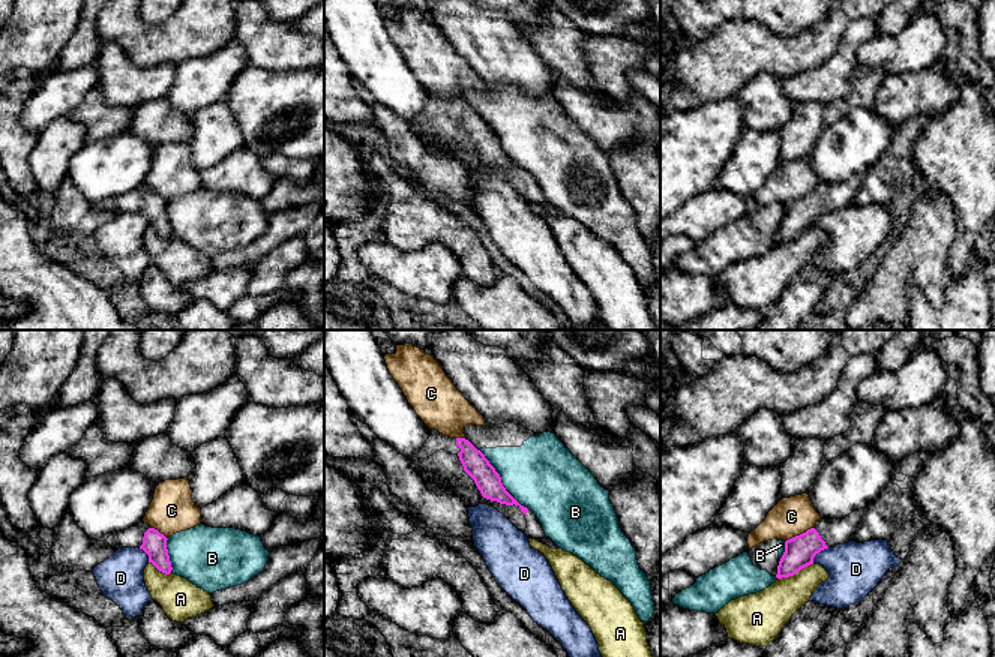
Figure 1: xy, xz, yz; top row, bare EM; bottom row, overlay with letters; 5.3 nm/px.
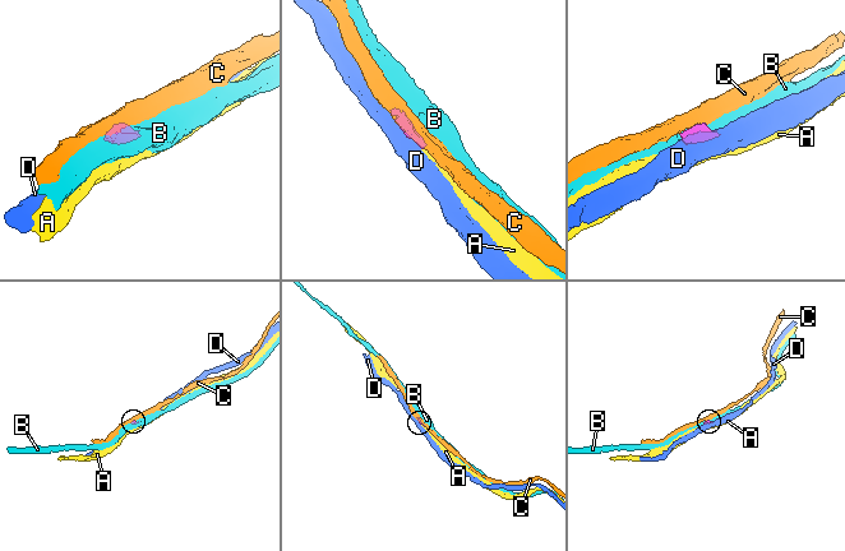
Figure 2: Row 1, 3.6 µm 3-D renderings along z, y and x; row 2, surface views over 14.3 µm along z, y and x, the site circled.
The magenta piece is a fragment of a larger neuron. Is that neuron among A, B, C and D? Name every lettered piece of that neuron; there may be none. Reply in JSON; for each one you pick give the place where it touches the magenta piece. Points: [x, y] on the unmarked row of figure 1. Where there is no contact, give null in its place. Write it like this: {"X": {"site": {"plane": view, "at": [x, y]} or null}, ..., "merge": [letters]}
{"merge": []}

